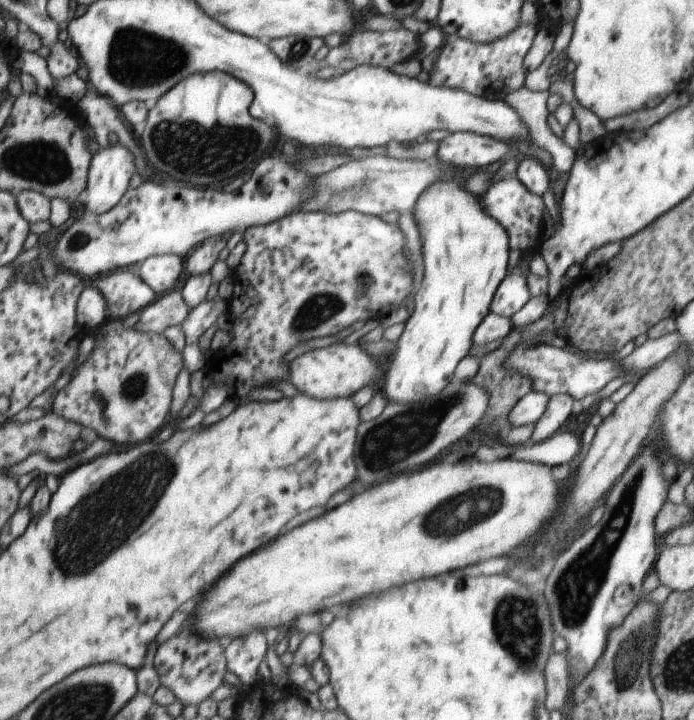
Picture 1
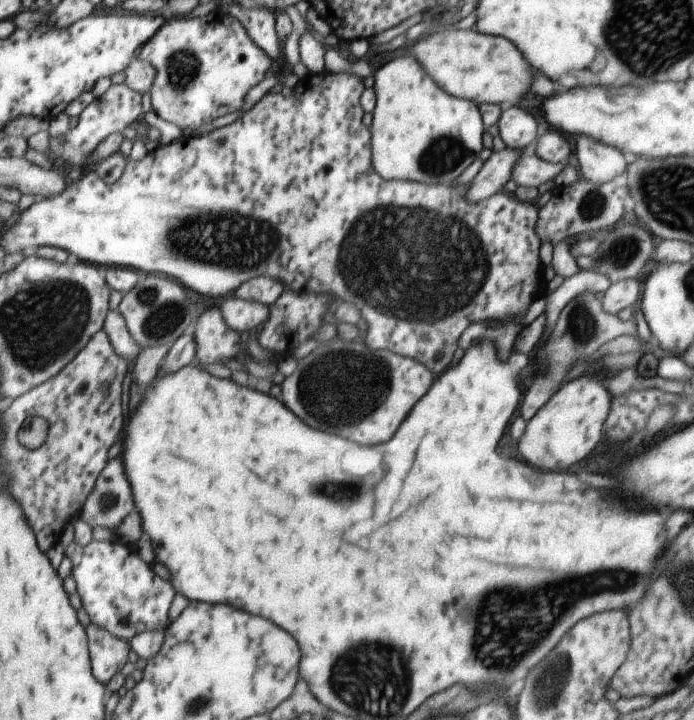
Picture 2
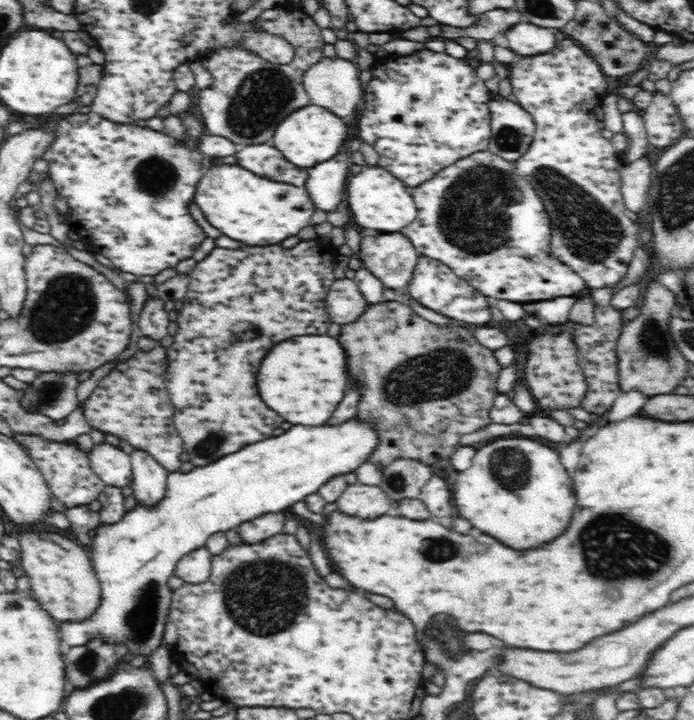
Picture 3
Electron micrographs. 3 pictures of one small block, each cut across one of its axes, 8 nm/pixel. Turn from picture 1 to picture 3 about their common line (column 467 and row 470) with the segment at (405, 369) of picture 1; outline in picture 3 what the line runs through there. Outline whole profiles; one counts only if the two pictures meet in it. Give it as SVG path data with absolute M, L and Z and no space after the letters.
M352 418L348 422L342 422L338 424L324 424L321 426L306 427L305 425L293 425L288 429L288 432L282 434L282 436L276 436L268 438L267 440L256 442L252 446L246 446L238 452L227 454L220 458L218 462L208 463L206 466L197 466L190 472L175 471L168 474L167 486L165 490L164 498L161 498L155 504L144 504L137 502L136 506L125 512L122 518L115 523L100 525L98 530L94 530L96 536L92 538L92 548L90 556L92 566L94 566L94 572L98 574L98 580L100 586L102 586L102 600L96 607L96 610L84 620L81 621L68 621L57 622L59 636L62 636L62 640L66 644L67 648L72 646L86 646L90 642L102 642L106 644L121 644L130 650L132 656L150 656L156 648L160 648L164 644L164 628L166 628L166 622L169 620L170 608L172 604L172 596L174 591L170 589L168 580L175 575L176 565L179 564L179 560L182 557L186 557L190 552L205 547L208 538L216 532L226 532L232 530L236 526L240 526L242 522L248 522L260 514L266 514L266 512L280 512L288 506L304 500L306 497L310 497L311 494L316 494L319 490L327 484L328 481L334 480L336 477L343 477L343 475L355 472L356 469L364 462L368 462L370 454L378 448L380 445L379 432L375 428L375 424L371 422L363 422L363 420L357 420Z

